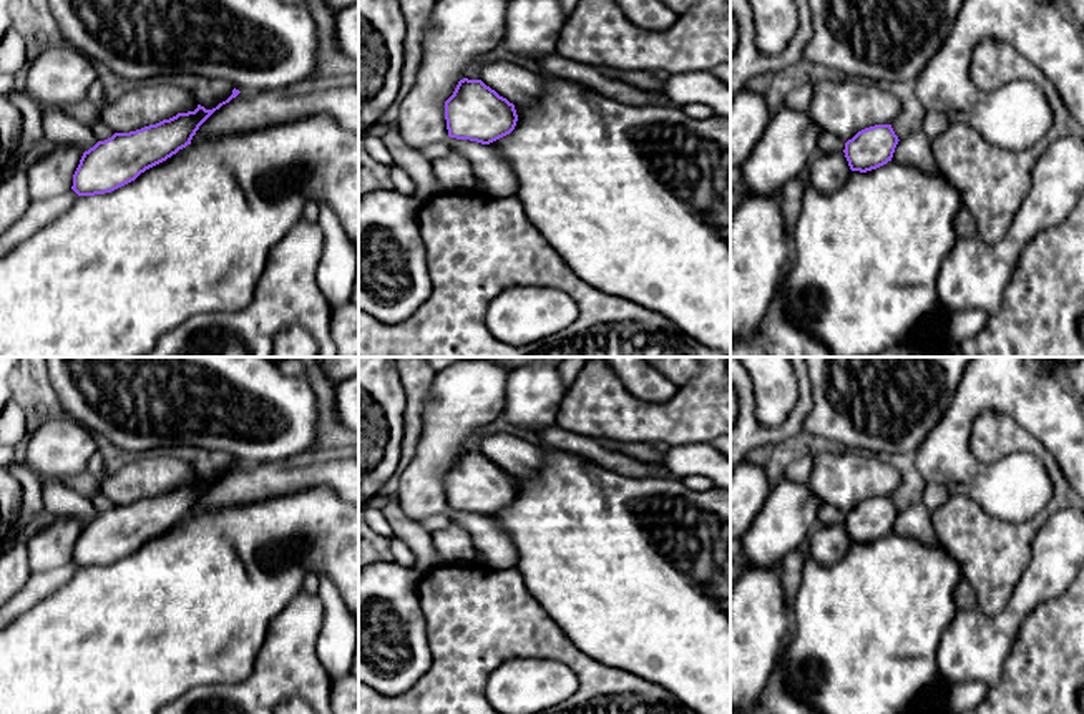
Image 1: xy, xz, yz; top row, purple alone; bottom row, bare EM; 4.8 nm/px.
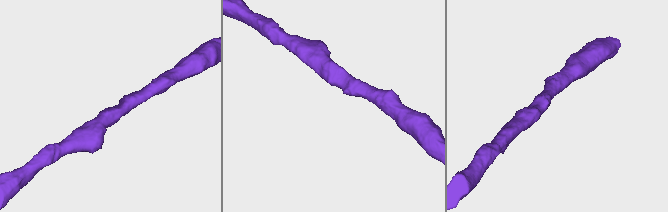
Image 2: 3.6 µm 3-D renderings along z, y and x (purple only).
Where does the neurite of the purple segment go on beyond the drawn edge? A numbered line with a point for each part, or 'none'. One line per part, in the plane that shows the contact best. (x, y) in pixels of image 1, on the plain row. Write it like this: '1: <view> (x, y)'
none

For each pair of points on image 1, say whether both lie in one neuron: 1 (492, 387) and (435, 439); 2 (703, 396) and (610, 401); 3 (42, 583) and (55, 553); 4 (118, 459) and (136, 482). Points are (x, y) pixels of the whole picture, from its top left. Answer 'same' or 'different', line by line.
1: same
2: same
3: different
4: different

